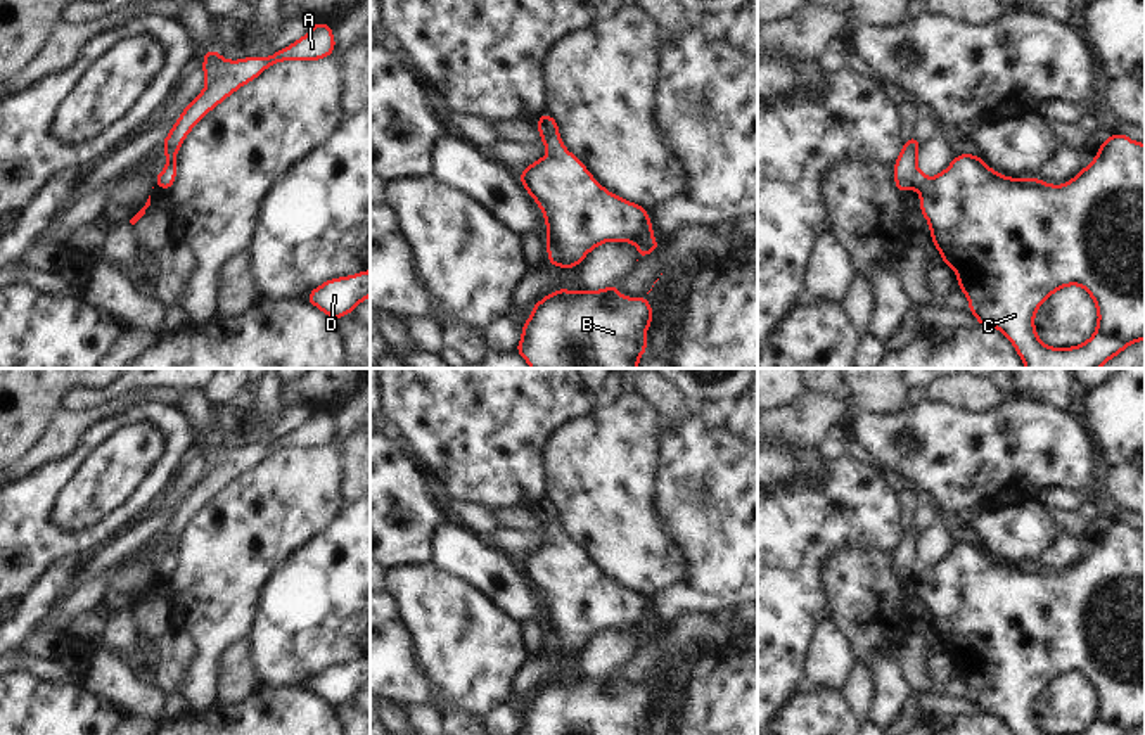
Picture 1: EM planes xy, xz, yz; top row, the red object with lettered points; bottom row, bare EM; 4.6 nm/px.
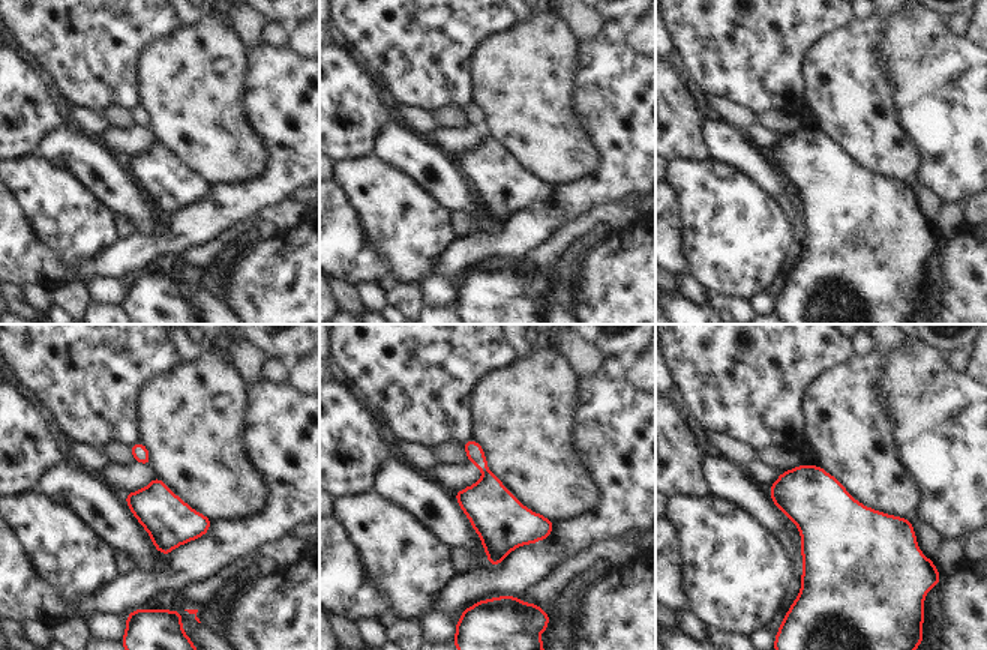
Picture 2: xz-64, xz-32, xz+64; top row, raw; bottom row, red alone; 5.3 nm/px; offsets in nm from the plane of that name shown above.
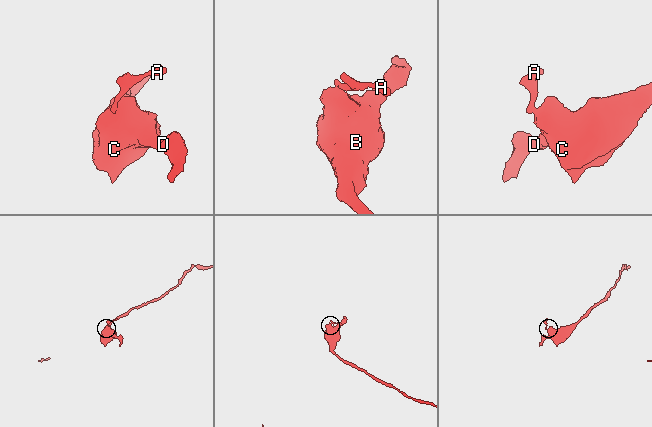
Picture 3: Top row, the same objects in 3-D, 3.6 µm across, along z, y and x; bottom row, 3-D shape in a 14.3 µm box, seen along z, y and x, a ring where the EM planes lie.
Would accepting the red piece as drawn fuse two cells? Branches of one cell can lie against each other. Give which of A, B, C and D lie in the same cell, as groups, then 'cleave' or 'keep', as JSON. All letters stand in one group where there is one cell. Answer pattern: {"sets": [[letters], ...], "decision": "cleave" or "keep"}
{"sets": [["A", "B", "C", "D"]], "decision": "keep"}

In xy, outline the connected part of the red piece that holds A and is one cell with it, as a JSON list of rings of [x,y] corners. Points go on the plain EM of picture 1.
[[[315,410],[308,422],[270,444],[223,446],[216,436],[202,441],[204,477],[183,496],[168,524],[163,527],[168,546],[164,557],[154,566],[154,574],[171,578],[176,566],[176,540],[190,517],[228,483],[258,465],[266,455],[282,448],[320,448],[336,436],[330,412]]]

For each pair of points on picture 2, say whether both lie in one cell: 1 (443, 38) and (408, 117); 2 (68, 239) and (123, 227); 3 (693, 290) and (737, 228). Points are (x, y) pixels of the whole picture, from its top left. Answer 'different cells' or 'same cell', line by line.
1: different cells
2: different cells
3: different cells

